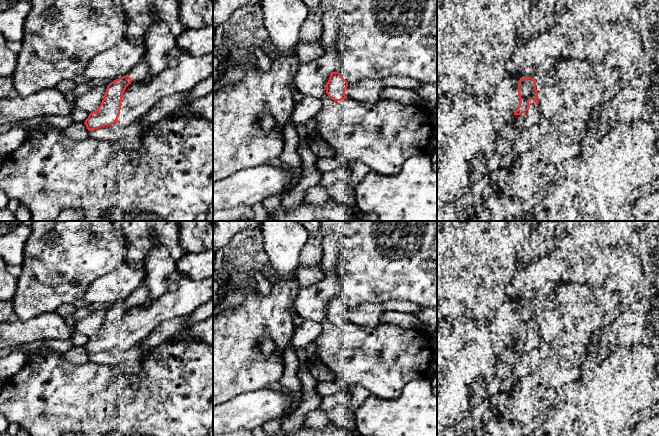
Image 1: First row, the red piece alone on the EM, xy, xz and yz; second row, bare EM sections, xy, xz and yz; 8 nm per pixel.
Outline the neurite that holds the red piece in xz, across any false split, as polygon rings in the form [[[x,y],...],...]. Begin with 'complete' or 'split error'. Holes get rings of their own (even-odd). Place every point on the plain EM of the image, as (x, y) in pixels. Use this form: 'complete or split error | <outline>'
split error | [[[339,295],[330,297],[326,317],[334,325],[350,322],[358,326],[376,328],[385,313],[383,302],[368,302],[349,309]]]

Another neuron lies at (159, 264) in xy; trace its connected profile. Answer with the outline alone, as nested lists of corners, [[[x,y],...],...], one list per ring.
[[[159,246],[149,251],[144,262],[146,276],[143,283],[149,290],[149,297],[141,306],[150,306],[167,291],[170,284],[167,277],[177,271],[176,261],[164,246]]]

